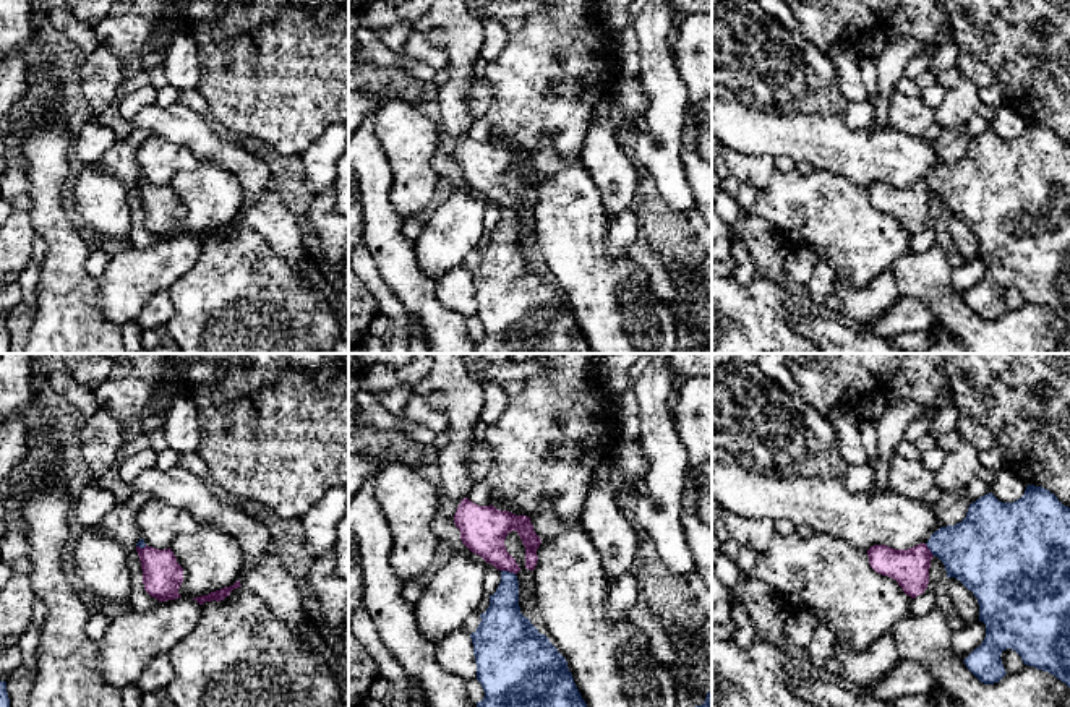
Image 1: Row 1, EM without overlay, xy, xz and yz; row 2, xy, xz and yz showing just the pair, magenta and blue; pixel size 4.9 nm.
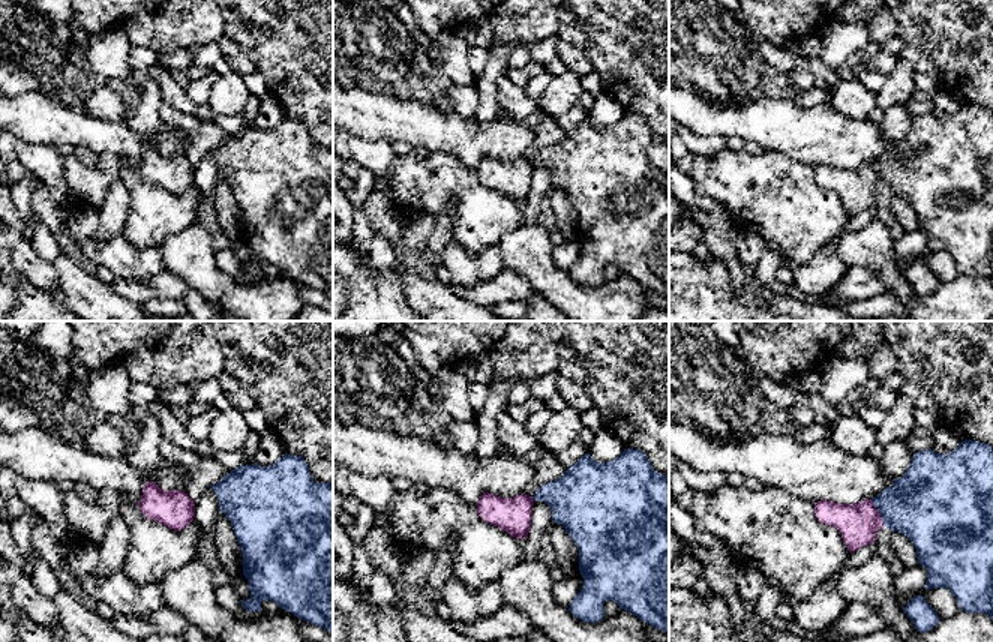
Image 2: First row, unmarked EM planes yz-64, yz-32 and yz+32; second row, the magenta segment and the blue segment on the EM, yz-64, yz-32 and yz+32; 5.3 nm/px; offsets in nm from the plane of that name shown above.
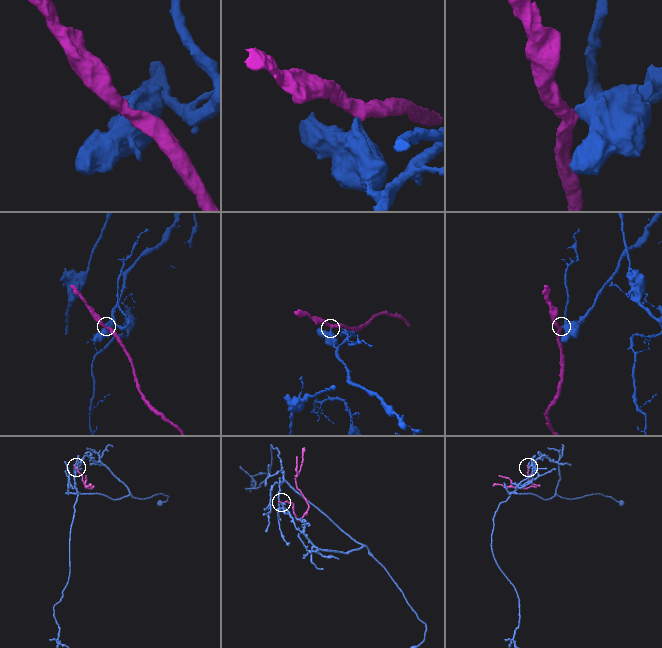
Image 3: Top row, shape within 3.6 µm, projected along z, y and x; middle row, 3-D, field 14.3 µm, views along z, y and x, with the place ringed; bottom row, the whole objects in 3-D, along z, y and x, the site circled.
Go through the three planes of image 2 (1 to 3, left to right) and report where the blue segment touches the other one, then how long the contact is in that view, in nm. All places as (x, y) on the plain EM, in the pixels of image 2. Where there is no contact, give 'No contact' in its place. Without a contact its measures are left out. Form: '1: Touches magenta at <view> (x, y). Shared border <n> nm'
1: No contact
2: No contact
3: Touches magenta at yz+32 (878, 176). Shared border 150 nm

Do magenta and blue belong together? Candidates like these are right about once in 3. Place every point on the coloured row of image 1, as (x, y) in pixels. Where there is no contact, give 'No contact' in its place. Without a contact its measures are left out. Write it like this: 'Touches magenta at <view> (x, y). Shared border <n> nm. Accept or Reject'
Touches magenta at xz (508, 569). Shared border 80 nm. Reject

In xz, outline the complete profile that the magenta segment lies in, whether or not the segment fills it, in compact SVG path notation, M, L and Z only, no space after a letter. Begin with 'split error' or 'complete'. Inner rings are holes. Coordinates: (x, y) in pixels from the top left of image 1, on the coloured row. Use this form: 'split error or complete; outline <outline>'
complete; outline M464 498L454 514L454 524L460 530L462 543L475 555L499 571L517 574L516 559L507 553L504 540L516 530L525 546L525 568L533 571L538 561L537 550L541 543L530 517L499 511L494 506L478 506Z

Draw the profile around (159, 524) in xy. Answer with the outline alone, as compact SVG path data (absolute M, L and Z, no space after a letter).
M156 498L138 509L136 525L144 543L157 550L170 548L177 537L198 529L198 522L190 511L173 508Z

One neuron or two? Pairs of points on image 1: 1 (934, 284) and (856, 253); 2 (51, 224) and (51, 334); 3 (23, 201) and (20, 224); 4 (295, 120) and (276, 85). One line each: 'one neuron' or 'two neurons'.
1: two neurons
2: one neuron
3: two neurons
4: one neuron

